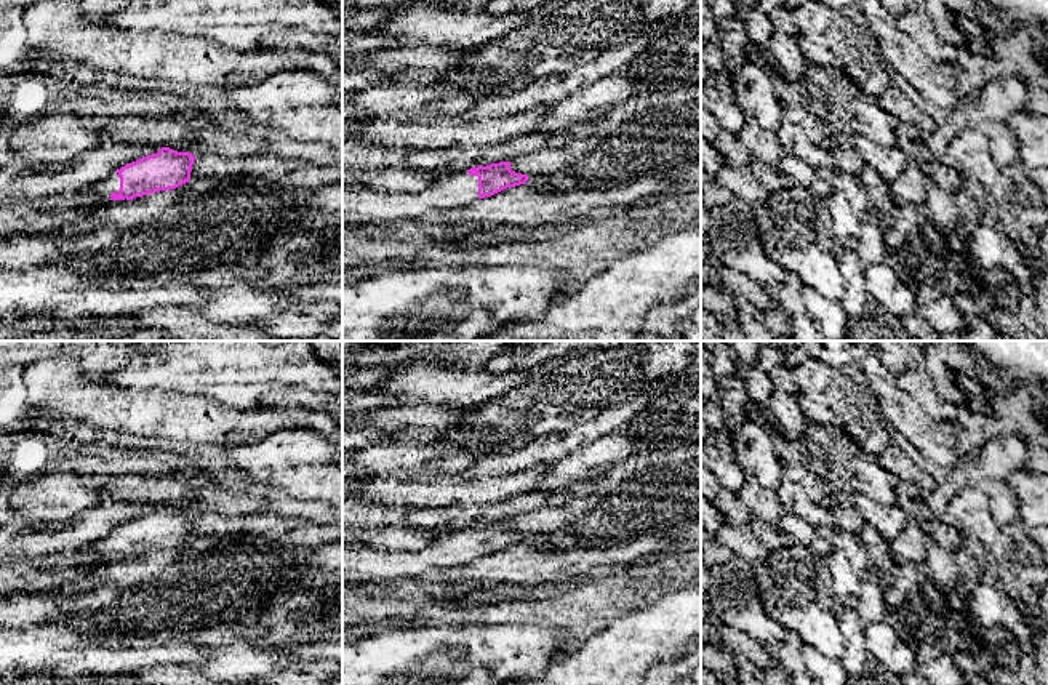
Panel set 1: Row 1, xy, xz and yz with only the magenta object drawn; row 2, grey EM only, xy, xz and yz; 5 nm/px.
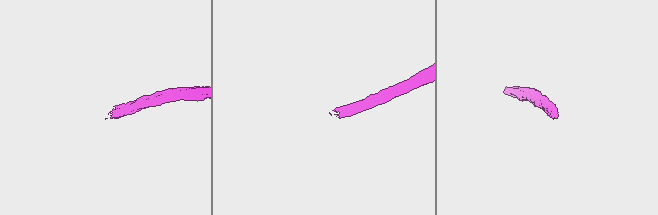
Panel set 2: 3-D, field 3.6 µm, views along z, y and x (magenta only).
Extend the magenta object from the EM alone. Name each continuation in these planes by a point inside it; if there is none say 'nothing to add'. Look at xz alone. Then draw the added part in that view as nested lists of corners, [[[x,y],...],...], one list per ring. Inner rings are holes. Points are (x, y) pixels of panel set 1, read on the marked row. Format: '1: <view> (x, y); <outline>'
1: xz (460, 189); [[[446,174],[421,192],[378,194],[342,190],[342,226],[384,224],[403,219],[443,224],[443,211],[478,200],[478,176]]]

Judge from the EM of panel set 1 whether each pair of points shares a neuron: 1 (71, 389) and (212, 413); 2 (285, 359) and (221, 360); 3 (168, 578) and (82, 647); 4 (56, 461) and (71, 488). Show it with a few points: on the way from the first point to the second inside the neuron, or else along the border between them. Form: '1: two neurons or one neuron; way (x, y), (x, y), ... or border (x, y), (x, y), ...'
1: one neuron; way (106, 407), (176, 410)
2: one neuron; way (269, 360), (237, 360)
3: two neurons; border (68, 621), (76, 629), (141, 634)
4: two neurons; border (100, 474), (40, 474), (26, 480)

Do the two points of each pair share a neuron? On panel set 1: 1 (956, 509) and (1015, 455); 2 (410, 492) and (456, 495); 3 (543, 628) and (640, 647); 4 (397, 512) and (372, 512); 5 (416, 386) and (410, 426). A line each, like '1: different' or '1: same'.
1: different
2: same
3: different
4: same
5: different

